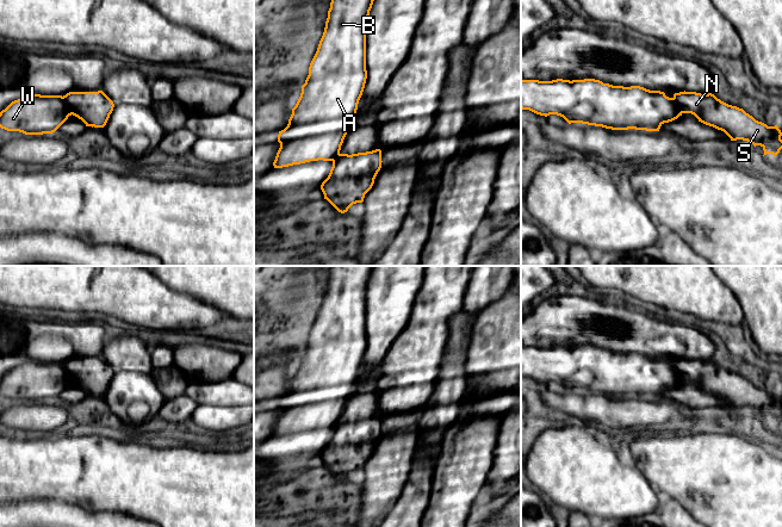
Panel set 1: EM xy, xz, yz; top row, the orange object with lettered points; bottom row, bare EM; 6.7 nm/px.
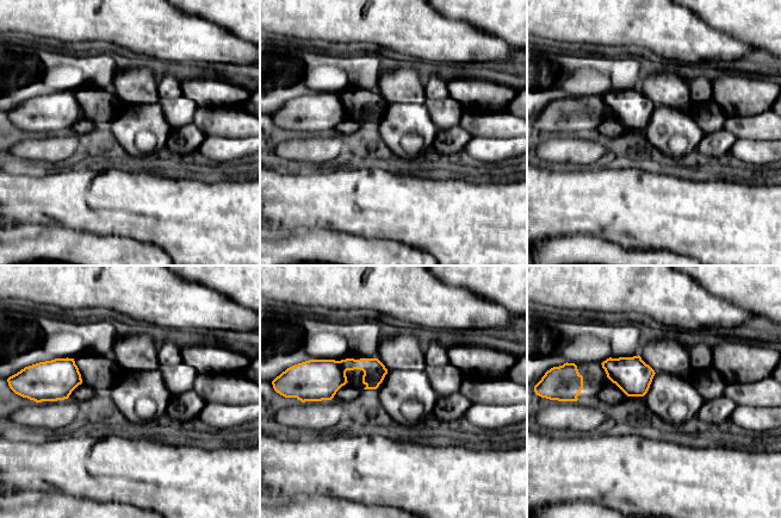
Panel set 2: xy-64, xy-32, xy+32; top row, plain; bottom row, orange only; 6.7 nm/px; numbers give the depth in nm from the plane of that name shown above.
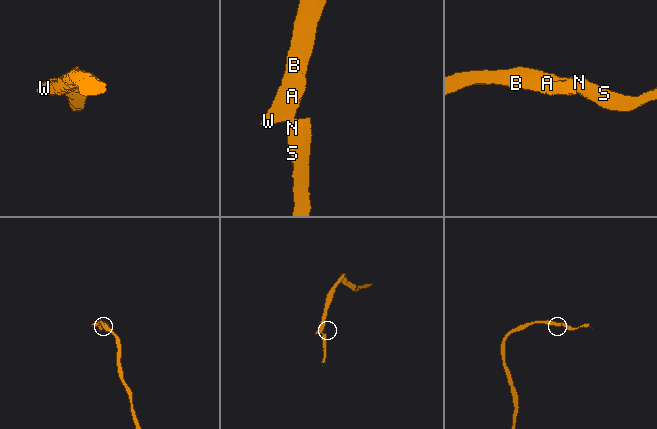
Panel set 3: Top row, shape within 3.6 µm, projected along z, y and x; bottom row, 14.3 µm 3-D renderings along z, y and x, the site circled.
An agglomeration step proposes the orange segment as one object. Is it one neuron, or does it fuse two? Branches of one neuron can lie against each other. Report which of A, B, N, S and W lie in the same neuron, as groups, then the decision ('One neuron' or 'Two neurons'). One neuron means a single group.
Groups: A B W / N S. Two neurons

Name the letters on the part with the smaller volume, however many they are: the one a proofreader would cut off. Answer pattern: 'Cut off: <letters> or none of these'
Cut off: N, S

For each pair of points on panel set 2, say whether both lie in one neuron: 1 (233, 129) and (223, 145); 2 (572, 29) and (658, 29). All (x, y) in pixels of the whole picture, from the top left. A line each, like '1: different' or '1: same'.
1: different
2: same

